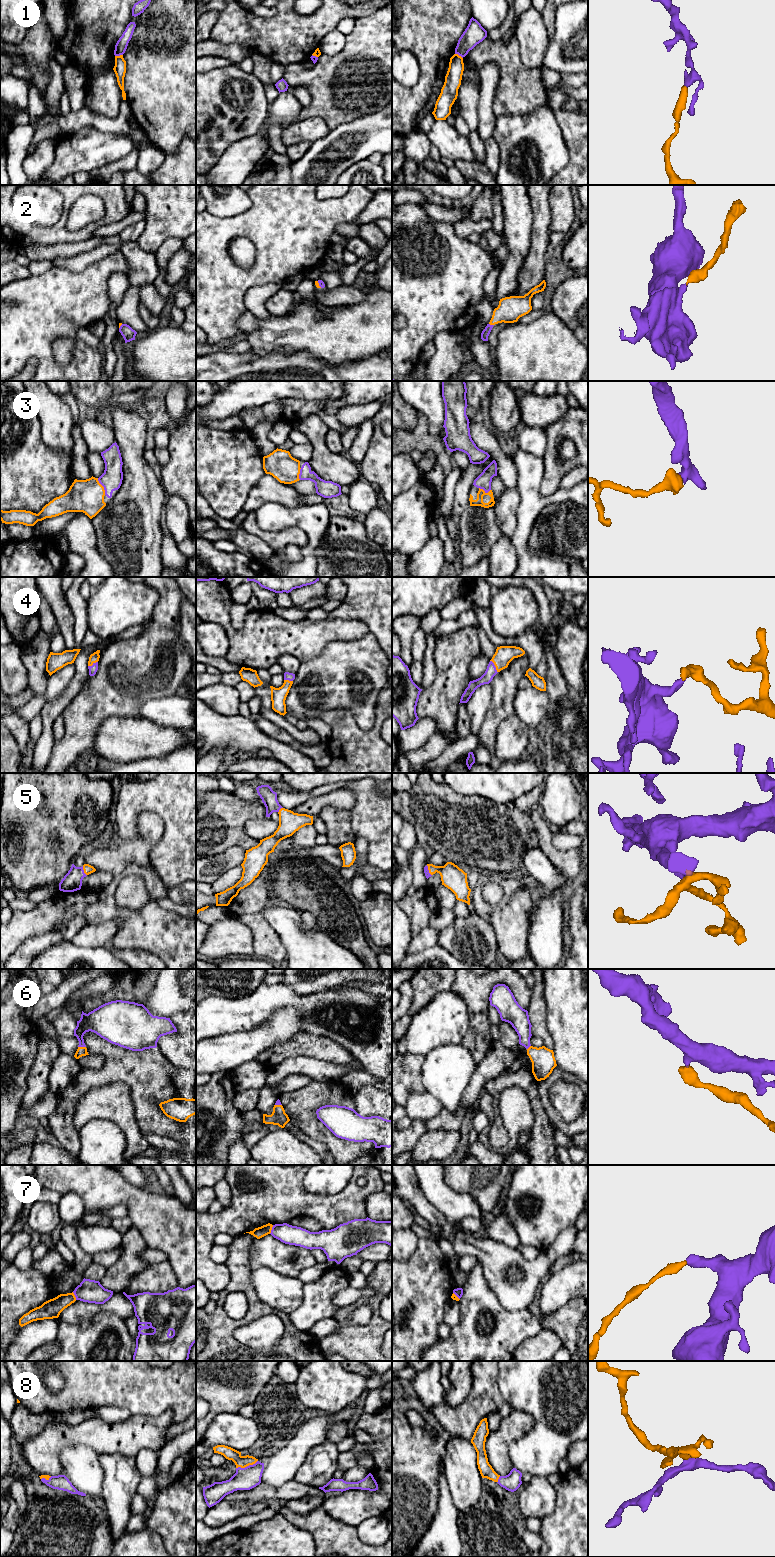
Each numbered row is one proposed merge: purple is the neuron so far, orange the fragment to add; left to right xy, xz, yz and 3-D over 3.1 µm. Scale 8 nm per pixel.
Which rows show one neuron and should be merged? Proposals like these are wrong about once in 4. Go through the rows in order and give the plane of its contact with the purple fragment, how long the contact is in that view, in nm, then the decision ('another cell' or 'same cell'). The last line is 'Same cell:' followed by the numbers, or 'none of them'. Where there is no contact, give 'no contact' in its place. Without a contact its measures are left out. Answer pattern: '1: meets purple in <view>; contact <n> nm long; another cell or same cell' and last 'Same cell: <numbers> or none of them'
1: meets purple in xy; contact 70 nm long; another cell
2: meets purple in yz; contact 40 nm long; same cell
3: meets purple in xy; contact 150 nm long; same cell
4: meets purple in yz; contact 120 nm long; same cell
5: meets purple in xy; contact 90 nm long; same cell
6: meets purple in xy; contact 60 nm long; same cell
7: meets purple in xz; contact 80 nm long; another cell
8: meets purple in xz; contact 190 nm long; same cell
Same cell: 2, 3, 4, 5, 6, 8

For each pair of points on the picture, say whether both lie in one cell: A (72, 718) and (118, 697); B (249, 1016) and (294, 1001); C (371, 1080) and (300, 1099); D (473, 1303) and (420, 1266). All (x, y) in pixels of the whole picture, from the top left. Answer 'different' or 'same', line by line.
A: same
B: same
C: different
D: different

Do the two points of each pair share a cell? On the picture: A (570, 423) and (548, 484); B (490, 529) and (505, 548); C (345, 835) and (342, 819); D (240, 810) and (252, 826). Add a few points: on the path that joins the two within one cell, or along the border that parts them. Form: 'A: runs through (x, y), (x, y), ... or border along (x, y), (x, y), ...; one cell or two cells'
A: runs through (554, 437), (551, 450), (551, 468); one cell
B: border along (501, 535), (487, 557); two cells
C: runs through (342, 831), (342, 823); one cell
D: border along (265, 816), (245, 823), (244, 831), (249, 837); two cells

